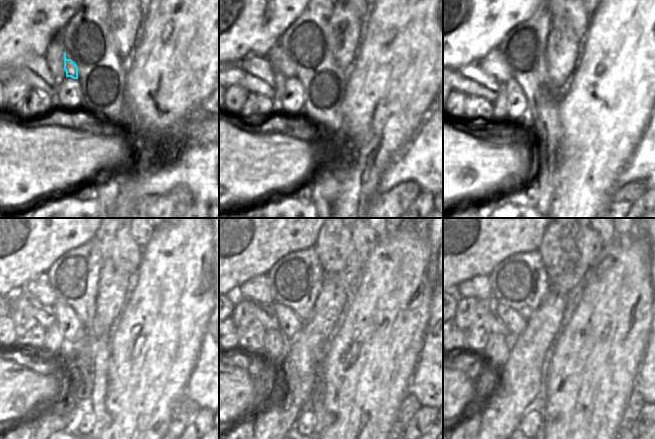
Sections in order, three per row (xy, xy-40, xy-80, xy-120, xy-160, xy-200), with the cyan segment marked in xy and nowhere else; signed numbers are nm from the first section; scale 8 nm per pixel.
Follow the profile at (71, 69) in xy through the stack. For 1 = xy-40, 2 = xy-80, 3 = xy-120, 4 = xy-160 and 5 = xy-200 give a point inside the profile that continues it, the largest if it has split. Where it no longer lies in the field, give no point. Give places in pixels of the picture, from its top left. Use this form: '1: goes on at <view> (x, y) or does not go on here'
1: goes on at xy-40 (285, 66)
2: goes on at xy-80 (492, 64)
3: goes on at xy-120 (39, 287)
4: goes on at xy-160 (256, 289)
5: goes on at xy-200 (479, 287)

